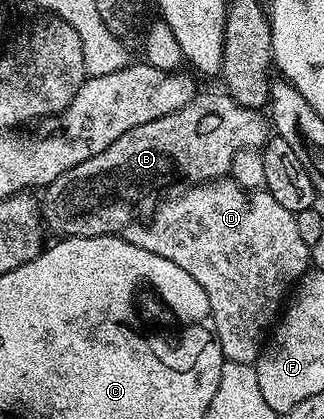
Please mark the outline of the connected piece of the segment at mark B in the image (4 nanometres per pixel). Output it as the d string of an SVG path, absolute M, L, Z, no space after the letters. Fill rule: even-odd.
M225 92L195 93L184 108L124 132L104 152L96 152L92 160L68 168L64 176L45 187L46 199L40 202L45 225L67 238L121 235L126 227L153 215L160 205L158 193L165 186L181 178L186 184L201 184L227 177L236 152L265 146L271 134L262 110L236 104Z

